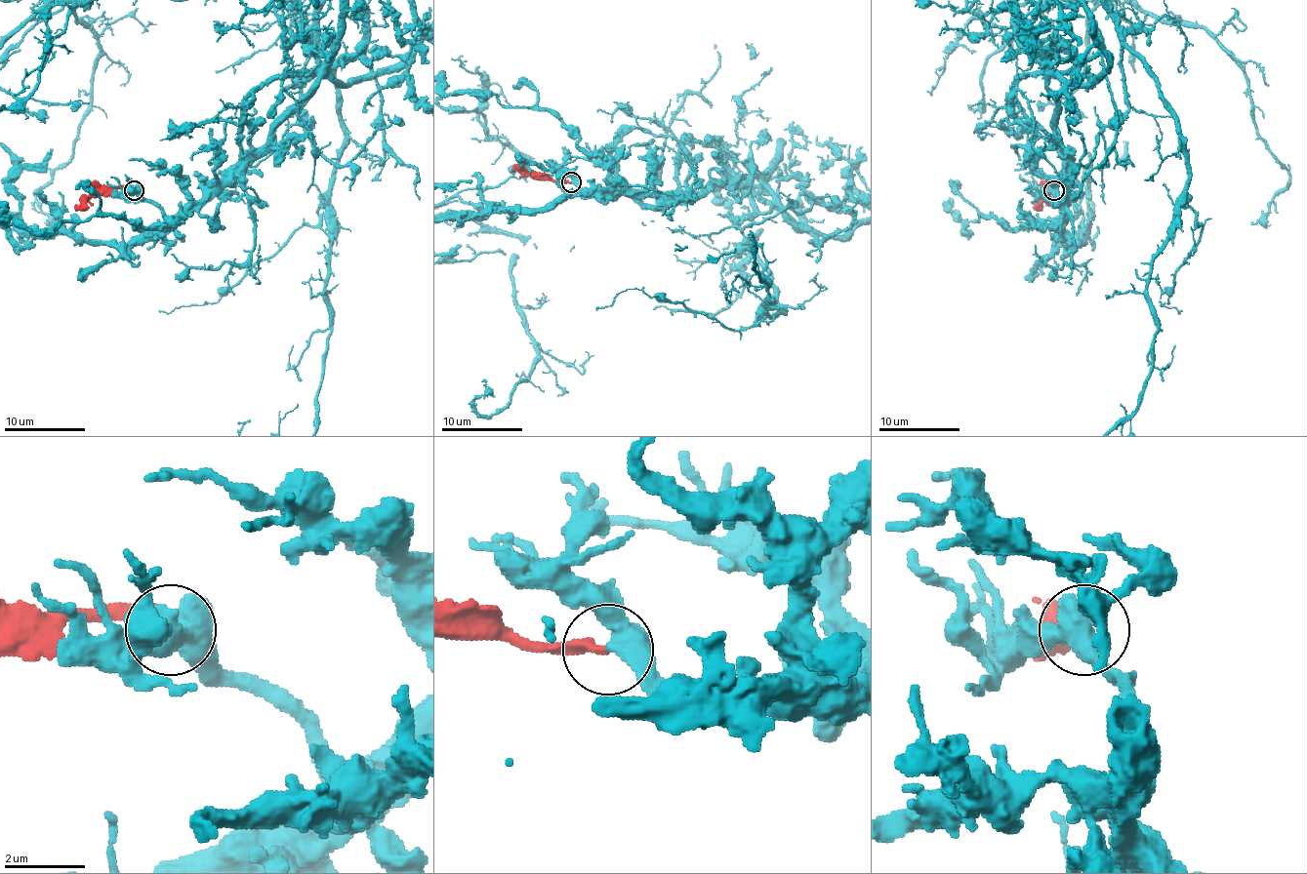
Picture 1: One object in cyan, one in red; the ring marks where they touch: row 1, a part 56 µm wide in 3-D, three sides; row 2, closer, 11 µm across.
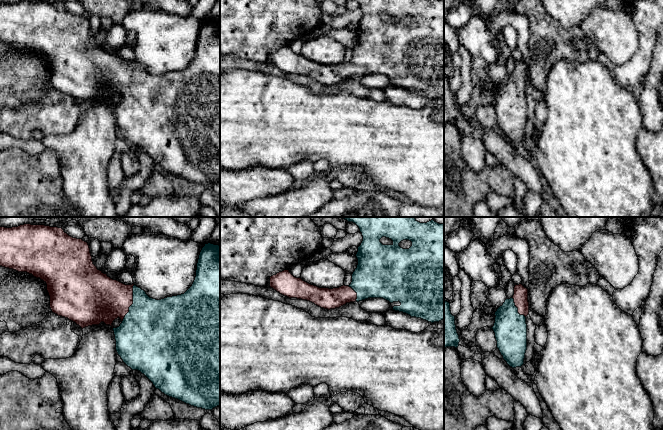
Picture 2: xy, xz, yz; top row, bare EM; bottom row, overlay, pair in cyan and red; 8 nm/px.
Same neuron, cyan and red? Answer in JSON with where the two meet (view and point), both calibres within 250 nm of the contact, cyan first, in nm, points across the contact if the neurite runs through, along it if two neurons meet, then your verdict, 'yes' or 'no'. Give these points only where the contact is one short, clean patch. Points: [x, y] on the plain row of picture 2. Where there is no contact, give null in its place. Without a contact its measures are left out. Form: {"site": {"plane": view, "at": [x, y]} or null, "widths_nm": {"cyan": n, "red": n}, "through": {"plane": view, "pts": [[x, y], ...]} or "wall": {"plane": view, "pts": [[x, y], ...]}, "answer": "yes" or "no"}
{"site": {"plane": "xy", "at": [133, 79]}, "widths_nm": {"cyan": 460, "red": 360}, "through": {"plane": "xy", "pts": [[151, 104], [133, 79], [116, 75], [103, 75]]}, "answer": "yes"}

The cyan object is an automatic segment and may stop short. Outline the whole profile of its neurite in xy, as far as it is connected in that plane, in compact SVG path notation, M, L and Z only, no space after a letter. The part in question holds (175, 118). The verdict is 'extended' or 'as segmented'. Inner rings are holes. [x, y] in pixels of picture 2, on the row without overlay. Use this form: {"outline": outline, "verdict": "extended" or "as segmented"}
{"outline": "M24 0L18 3L5 4L0 3L0 42L16 46L18 48L27 48L36 54L40 54L47 60L47 67L50 72L50 84L53 89L58 92L68 94L75 98L82 105L92 101L99 101L104 98L113 104L116 127L123 138L132 146L138 146L144 150L155 162L165 171L178 175L191 182L212 186L220 182L220 22L211 19L205 20L202 24L196 46L196 53L192 62L181 71L167 73L161 76L150 74L144 66L136 61L125 61L117 56L113 56L98 46L93 40L90 24L87 18L69 12L64 6L58 3L50 3L45 1ZM120 94L122 99L119 103L114 104L112 99L115 95Z", "verdict": "extended"}

